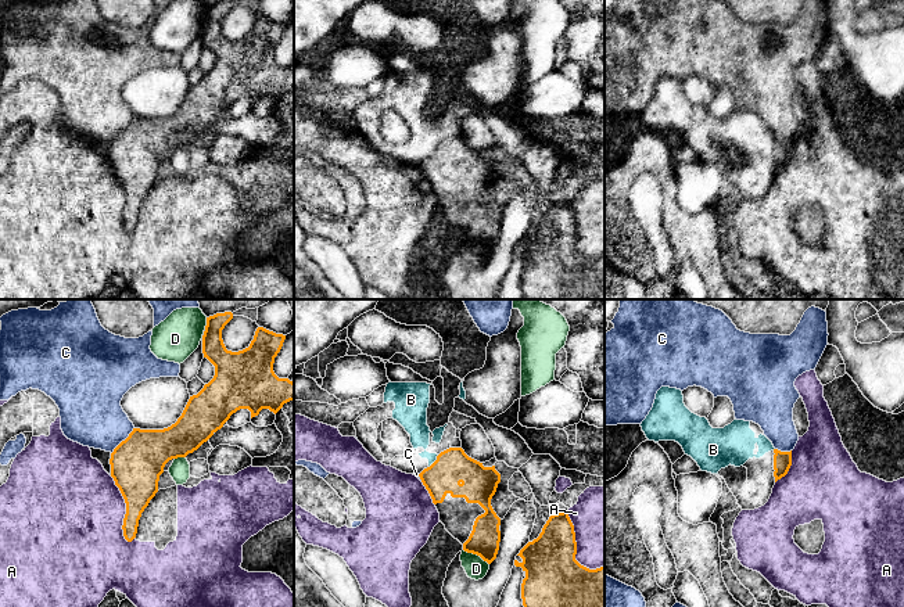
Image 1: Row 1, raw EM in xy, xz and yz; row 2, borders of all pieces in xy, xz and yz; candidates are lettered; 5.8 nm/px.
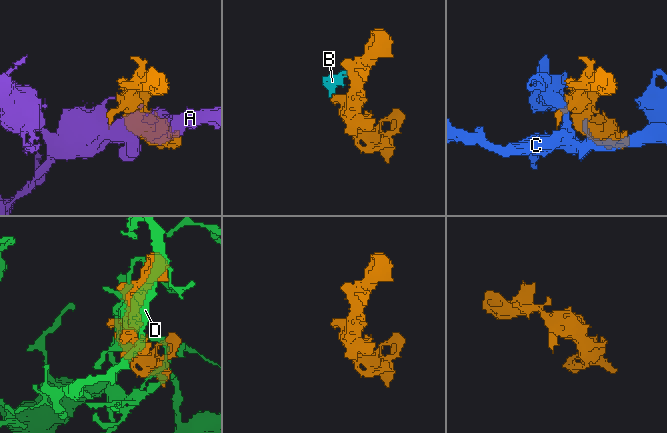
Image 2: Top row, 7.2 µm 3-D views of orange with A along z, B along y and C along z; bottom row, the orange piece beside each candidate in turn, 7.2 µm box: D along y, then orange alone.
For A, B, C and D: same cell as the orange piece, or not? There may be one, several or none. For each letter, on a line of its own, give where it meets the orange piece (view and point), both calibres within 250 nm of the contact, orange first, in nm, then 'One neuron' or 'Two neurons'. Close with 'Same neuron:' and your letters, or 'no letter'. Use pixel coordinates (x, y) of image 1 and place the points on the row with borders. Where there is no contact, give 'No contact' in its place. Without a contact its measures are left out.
A: Touches orange at xz (576, 549). Thickness 340 nm (orange) against 360 nm. Two neurons
B: Touches orange at xz (434, 462). Thickness 200 nm (orange) against 140 nm. Two neurons
C: Touches orange at xy (122, 441). Thickness 300 nm (orange) against 360 nm. Two neurons
D: Touches orange at xz (476, 553). Thickness 180 nm (orange) against 130 nm. Two neurons
Same neuron: no letter

